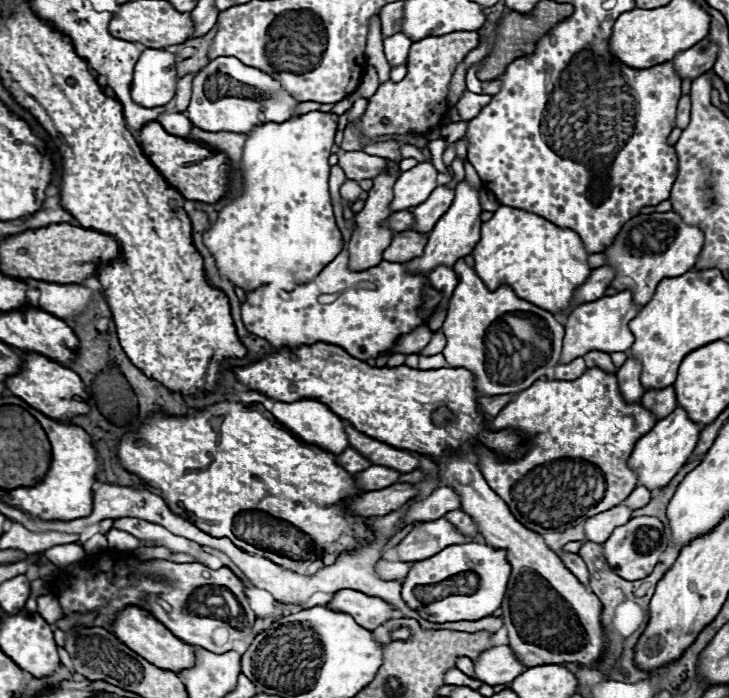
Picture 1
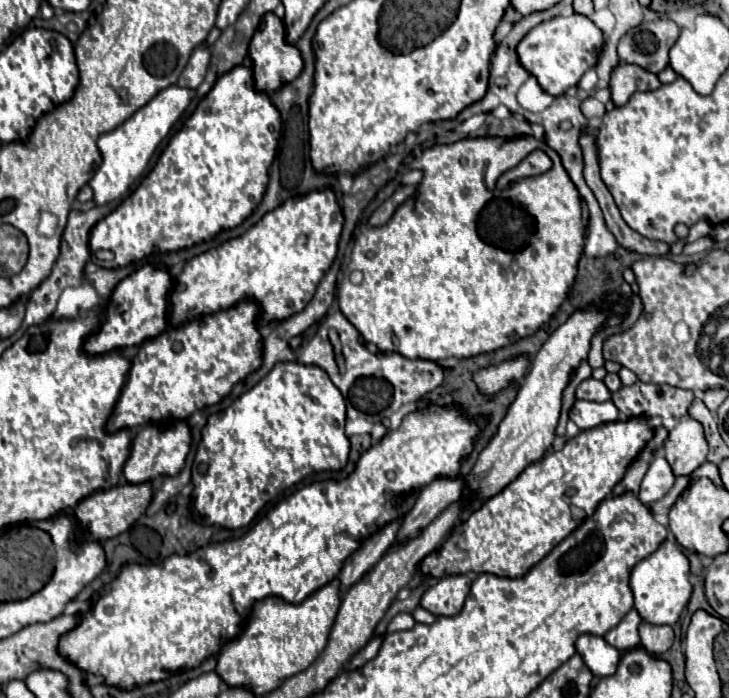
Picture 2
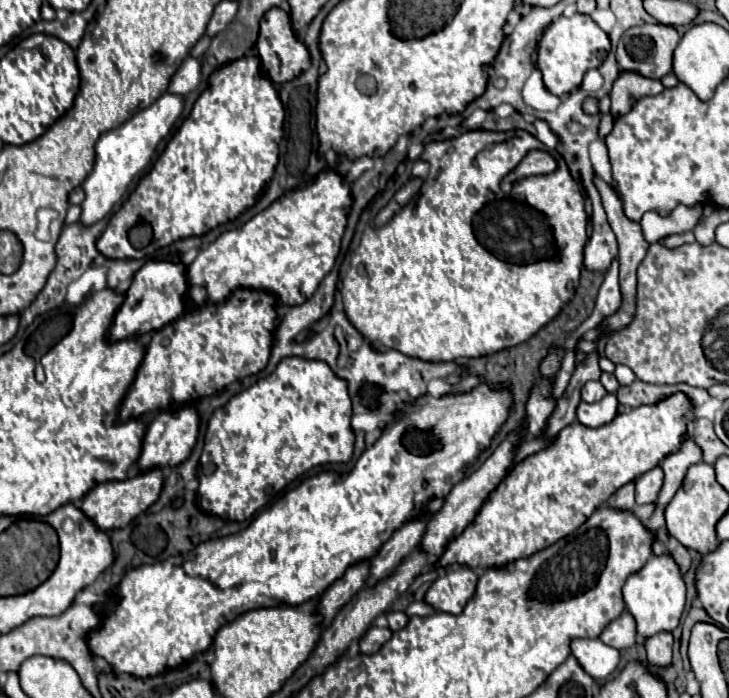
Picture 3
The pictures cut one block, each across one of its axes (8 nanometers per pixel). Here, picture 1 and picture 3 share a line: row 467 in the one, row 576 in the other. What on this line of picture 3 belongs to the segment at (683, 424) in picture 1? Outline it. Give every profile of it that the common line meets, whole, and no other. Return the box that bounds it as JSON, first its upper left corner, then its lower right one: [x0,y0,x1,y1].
[624,552,686,638]

